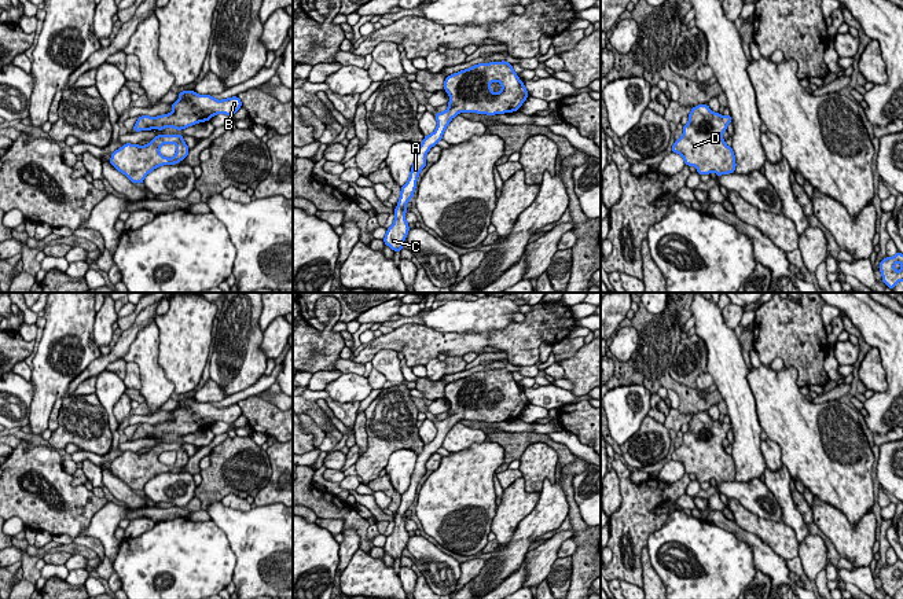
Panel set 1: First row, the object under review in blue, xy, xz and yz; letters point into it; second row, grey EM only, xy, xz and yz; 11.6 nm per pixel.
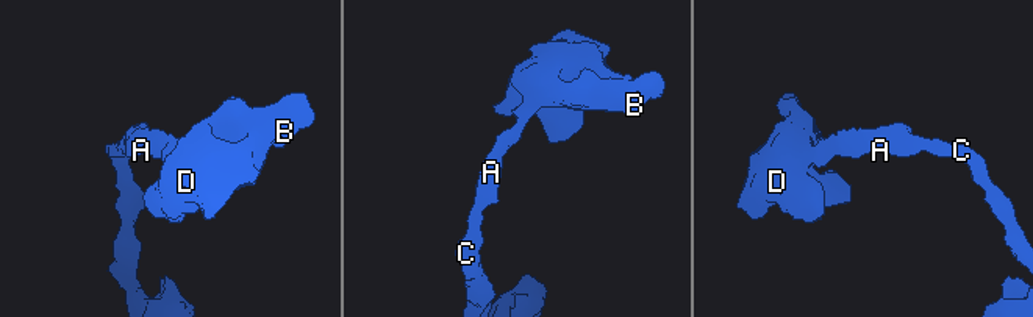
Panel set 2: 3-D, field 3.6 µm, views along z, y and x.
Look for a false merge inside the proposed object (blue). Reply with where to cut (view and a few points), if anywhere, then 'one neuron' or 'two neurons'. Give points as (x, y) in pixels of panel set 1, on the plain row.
no cut; one neuron

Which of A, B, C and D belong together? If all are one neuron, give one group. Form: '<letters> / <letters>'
A B C D

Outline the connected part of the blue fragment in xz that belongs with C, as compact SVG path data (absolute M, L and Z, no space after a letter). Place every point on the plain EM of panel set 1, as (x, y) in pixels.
M504 368L474 372L470 376L447 383L444 398L449 403L449 411L447 412L449 416L434 422L437 436L433 441L423 445L422 452L416 457L410 486L401 495L400 507L394 517L394 529L386 537L383 545L383 551L393 559L401 559L403 550L410 539L405 529L405 512L414 504L418 484L426 474L426 462L443 447L451 427L459 420L493 423L518 419L529 404L511 371Z

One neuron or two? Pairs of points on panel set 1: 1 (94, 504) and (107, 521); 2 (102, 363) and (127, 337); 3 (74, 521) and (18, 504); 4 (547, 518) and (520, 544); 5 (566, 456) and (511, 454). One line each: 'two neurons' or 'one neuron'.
1: two neurons
2: one neuron
3: one neuron
4: one neuron
5: one neuron

